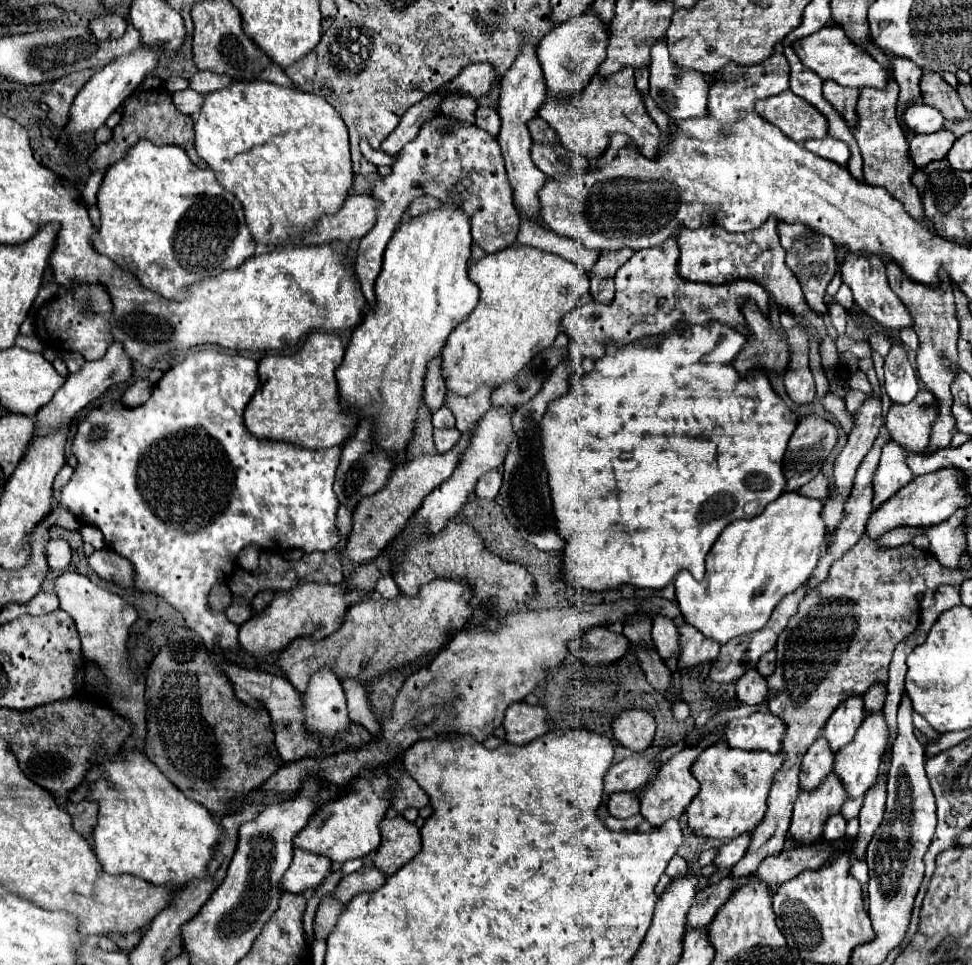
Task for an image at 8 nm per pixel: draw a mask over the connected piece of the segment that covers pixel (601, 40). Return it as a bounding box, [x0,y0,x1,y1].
[537,7,607,99]

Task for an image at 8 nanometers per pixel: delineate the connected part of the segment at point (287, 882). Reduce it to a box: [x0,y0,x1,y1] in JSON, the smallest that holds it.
[281,849,333,893]

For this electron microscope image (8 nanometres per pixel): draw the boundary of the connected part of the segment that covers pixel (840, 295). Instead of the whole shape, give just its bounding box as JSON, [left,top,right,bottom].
[833,284,853,309]

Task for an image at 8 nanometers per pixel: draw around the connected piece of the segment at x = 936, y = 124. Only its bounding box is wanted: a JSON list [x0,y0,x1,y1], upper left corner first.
[901,105,943,135]

